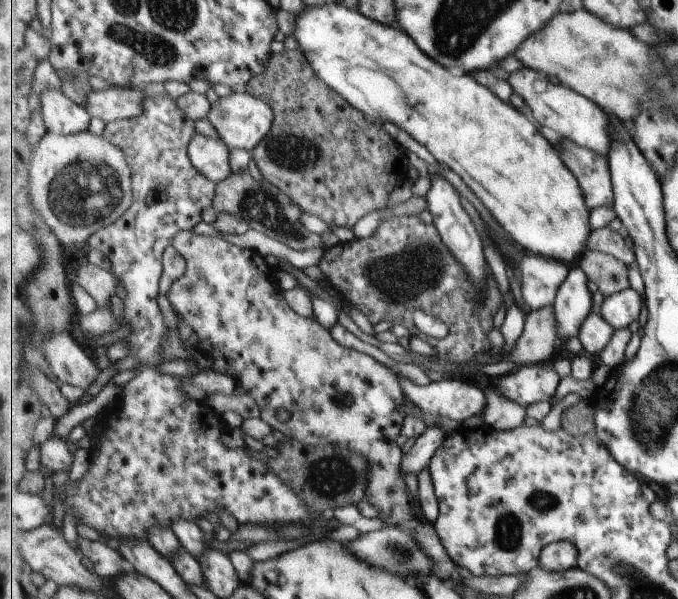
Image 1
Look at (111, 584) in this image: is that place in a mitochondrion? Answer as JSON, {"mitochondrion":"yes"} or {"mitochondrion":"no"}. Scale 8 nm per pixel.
{"mitochondrion":"no"}

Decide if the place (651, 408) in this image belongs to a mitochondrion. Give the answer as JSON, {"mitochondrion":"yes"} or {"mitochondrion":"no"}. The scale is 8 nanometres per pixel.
{"mitochondrion":"yes"}

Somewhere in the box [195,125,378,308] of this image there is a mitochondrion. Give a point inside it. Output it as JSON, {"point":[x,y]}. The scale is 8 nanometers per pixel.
{"point":[295,154]}

